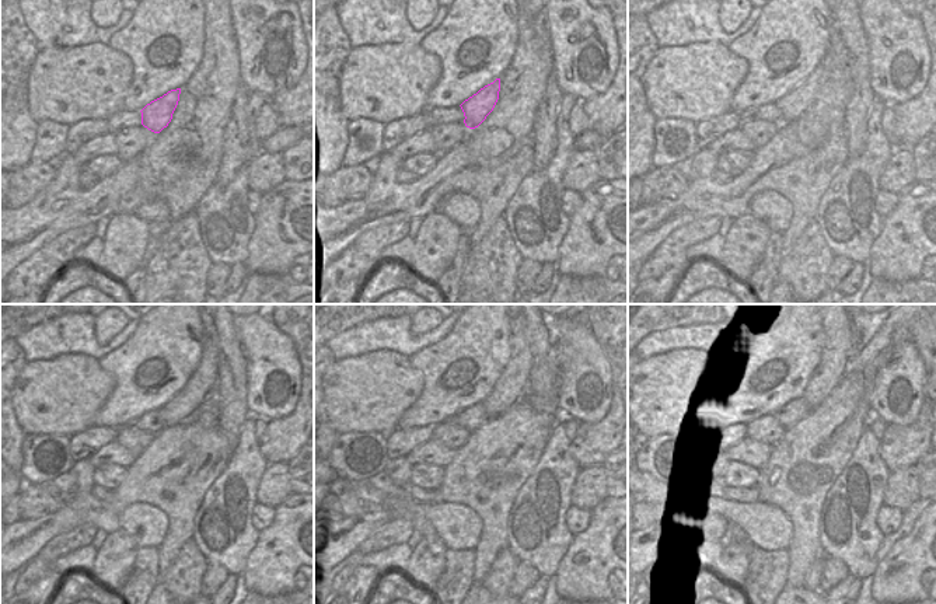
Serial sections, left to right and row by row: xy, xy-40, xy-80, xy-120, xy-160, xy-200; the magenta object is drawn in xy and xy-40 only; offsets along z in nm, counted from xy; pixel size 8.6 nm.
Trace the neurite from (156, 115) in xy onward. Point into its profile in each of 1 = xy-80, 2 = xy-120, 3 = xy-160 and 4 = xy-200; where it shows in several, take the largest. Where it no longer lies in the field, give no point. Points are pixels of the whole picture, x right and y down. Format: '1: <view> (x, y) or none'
1: xy-80 (797, 101)
2: xy-120 (205, 377)
3: xy-160 (513, 381)
4: xy-200 (831, 367)

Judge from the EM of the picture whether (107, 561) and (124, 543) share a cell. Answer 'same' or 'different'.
same

